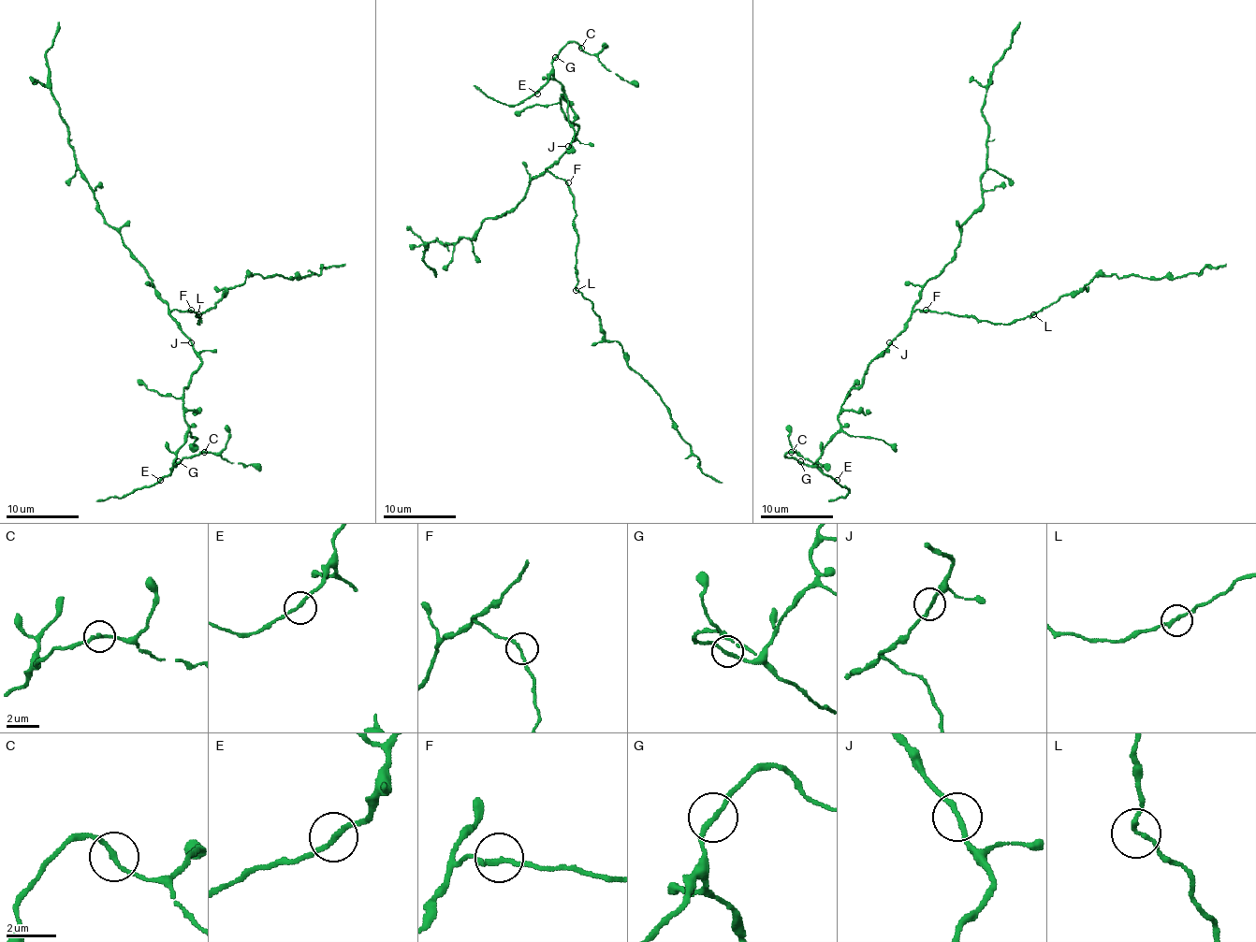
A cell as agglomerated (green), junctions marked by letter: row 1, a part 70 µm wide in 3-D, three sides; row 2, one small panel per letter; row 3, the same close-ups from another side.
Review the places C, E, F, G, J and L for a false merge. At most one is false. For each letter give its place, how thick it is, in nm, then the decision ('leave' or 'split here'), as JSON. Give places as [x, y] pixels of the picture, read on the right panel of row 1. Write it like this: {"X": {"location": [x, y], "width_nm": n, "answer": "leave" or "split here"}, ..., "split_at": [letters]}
{"C": {"location": [791, 452], "width_nm": 190, "answer": "leave"}, "E": {"location": [837, 480], "width_nm": 200, "answer": "leave"}, "F": {"location": [926, 310], "width_nm": 170, "answer": "leave"}, "G": {"location": [800, 461], "width_nm": 190, "answer": "leave"}, "J": {"location": [889, 342], "width_nm": 190, "answer": "leave"}, "L": {"location": [1033, 314], "width_nm": 190, "answer": "leave"}, "split_at": []}

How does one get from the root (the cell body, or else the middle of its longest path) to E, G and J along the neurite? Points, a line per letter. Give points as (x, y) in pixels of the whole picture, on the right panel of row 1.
E: (926, 311), (912, 313), (849, 392), (839, 415), (840, 430), (818, 459), (837, 480)
G: (926, 311), (915, 310), (869, 362), (822, 456), (812, 465), (800, 461)
J: (926, 311), (915, 310), (906, 326), (889, 342)

